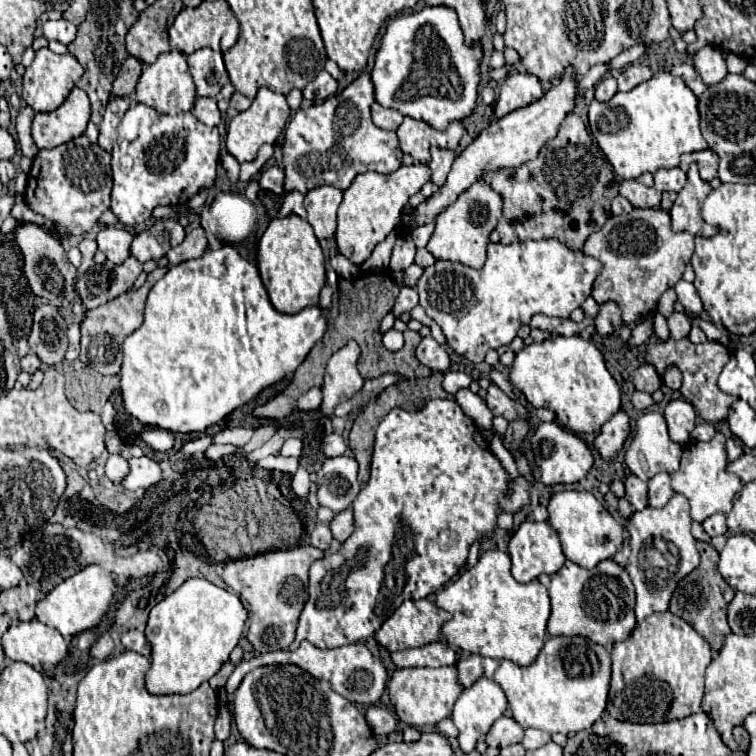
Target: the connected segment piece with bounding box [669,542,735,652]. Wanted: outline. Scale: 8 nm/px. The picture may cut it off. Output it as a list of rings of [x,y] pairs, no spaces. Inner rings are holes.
[[[697,542],[697,550],[701,554],[701,564],[677,584],[669,610],[681,616],[685,622],[689,622],[711,644],[711,650],[719,652],[723,648],[725,636],[731,632],[727,624],[727,608],[735,596],[735,590],[717,572],[717,562],[719,562],[717,550],[707,542]]]

